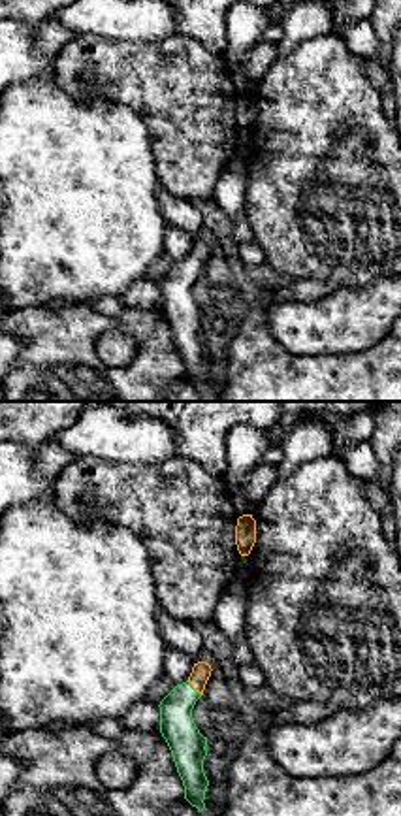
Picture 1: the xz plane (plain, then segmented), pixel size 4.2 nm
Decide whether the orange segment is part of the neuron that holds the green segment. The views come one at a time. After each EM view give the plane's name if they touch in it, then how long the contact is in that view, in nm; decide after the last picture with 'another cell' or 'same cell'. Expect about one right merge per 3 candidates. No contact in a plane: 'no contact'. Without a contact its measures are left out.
meets green in xz; contact 90 nm long

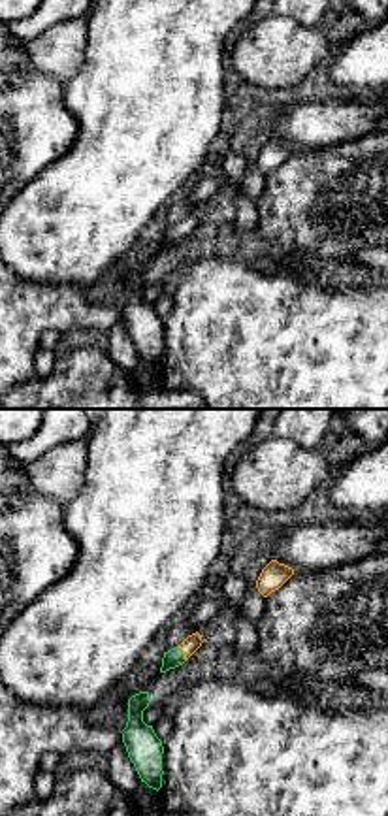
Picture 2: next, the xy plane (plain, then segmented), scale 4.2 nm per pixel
meets green in xy; contact 70 nm long

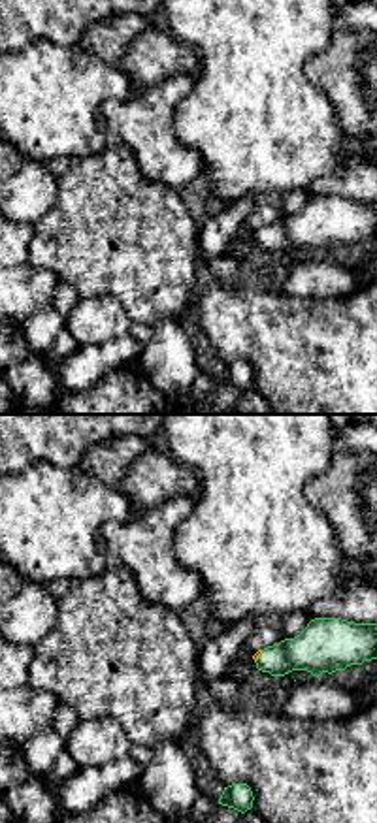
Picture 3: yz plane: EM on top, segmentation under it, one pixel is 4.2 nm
meets green in yz; contact 70 nm long

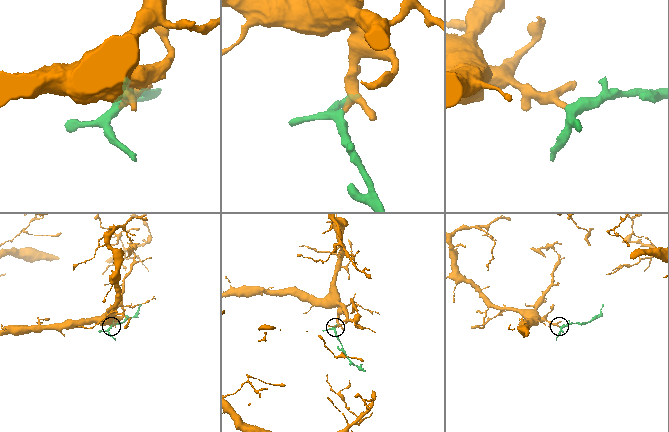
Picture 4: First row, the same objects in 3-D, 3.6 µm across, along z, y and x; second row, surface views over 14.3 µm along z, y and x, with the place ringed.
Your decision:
same cell

